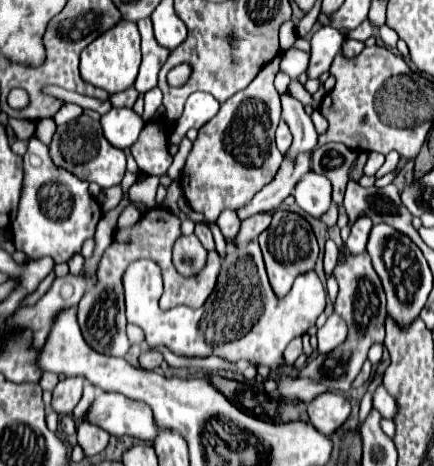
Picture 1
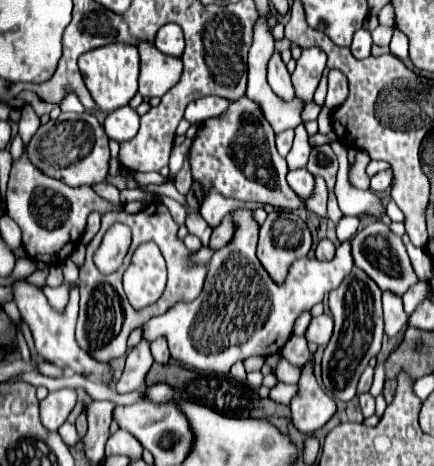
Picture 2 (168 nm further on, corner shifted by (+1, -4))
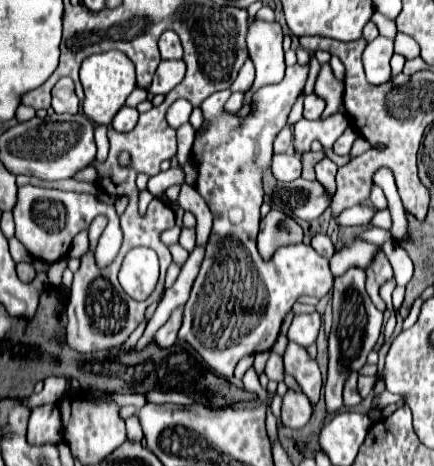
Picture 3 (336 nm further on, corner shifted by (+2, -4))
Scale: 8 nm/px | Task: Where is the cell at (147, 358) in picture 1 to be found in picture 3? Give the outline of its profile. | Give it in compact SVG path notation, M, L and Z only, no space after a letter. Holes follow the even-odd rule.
M177 308L177 310L171 314L171 318L157 330L157 334L155 334L155 344L157 344L159 348L171 348L171 346L175 344L175 340L177 340L177 330L179 330L179 326L181 326L181 314L183 314L183 308Z

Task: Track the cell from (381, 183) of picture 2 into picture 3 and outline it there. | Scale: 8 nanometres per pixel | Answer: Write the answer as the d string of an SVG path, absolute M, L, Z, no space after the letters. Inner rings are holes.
M371 186L371 196L369 196L369 202L373 204L373 208L377 210L383 210L387 206L387 198L383 196L383 190L379 186Z

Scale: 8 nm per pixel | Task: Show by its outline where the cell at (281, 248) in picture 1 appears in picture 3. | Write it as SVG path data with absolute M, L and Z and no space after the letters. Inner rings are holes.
M271 208L271 212L261 220L261 230L257 238L257 250L263 260L271 260L277 248L303 242L303 228L285 212Z

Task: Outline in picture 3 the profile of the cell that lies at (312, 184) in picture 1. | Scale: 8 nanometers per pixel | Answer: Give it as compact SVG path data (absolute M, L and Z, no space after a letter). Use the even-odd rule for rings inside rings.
M275 154L271 162L271 170L277 180L291 182L301 176L301 160L293 154Z

